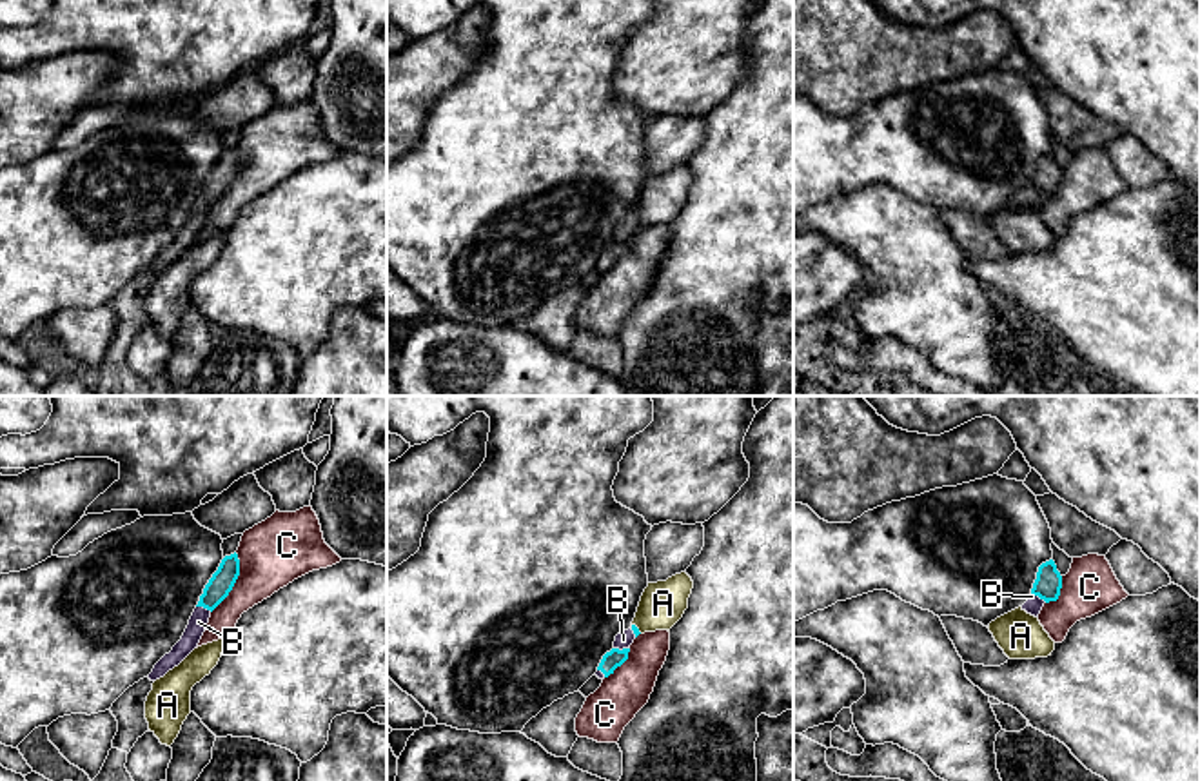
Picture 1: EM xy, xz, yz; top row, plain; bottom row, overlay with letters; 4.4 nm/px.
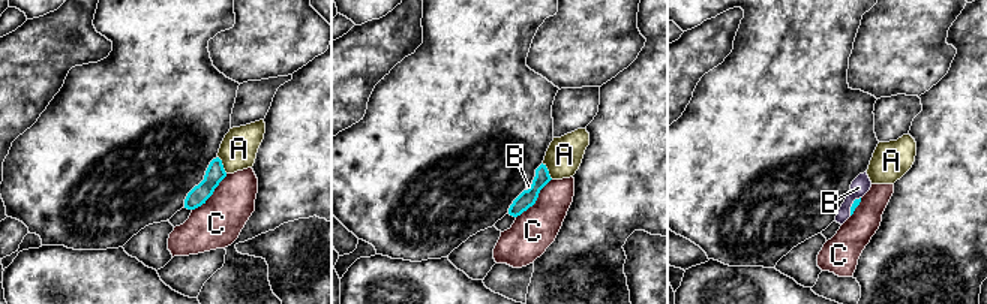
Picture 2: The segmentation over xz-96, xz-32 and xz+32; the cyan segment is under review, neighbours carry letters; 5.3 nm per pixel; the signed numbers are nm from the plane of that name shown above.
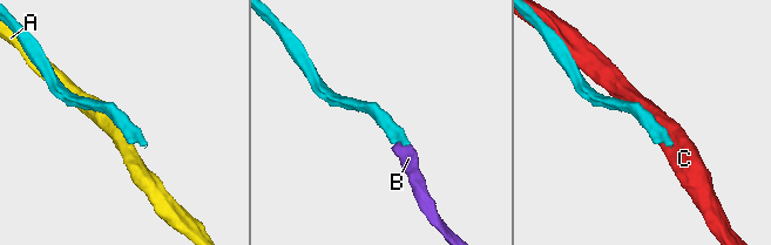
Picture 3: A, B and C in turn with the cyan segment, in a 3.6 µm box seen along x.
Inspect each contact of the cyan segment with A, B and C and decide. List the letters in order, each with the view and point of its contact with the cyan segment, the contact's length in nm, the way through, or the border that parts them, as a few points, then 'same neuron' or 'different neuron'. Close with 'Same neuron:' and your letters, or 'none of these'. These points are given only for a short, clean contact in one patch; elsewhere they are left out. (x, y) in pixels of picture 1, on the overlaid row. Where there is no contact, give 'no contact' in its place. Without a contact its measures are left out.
A: xz (638, 629) | 60 nm | different neuron
B: xz (623, 649) | 70 nm | across xz (614, 658), (623, 649), (623, 640) | same neuron
C: xy (235, 582) | 300 nm | different neuron
Same neuron: B

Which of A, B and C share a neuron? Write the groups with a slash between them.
A / B / C

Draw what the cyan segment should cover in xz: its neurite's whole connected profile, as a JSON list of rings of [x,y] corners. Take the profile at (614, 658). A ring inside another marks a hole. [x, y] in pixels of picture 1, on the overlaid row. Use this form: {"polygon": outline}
{"polygon": [[[632,625],[628,630],[623,630],[615,636],[614,648],[603,656],[597,667],[595,676],[599,679],[605,679],[614,674],[614,670],[628,659],[630,645],[639,634],[639,628]]]}

